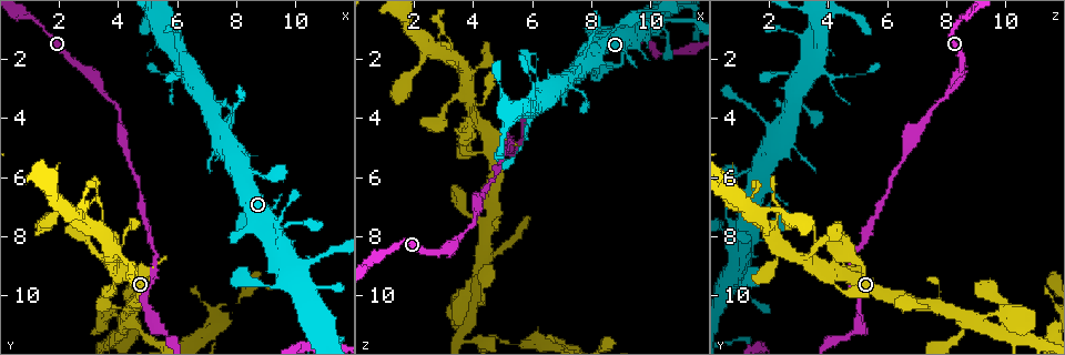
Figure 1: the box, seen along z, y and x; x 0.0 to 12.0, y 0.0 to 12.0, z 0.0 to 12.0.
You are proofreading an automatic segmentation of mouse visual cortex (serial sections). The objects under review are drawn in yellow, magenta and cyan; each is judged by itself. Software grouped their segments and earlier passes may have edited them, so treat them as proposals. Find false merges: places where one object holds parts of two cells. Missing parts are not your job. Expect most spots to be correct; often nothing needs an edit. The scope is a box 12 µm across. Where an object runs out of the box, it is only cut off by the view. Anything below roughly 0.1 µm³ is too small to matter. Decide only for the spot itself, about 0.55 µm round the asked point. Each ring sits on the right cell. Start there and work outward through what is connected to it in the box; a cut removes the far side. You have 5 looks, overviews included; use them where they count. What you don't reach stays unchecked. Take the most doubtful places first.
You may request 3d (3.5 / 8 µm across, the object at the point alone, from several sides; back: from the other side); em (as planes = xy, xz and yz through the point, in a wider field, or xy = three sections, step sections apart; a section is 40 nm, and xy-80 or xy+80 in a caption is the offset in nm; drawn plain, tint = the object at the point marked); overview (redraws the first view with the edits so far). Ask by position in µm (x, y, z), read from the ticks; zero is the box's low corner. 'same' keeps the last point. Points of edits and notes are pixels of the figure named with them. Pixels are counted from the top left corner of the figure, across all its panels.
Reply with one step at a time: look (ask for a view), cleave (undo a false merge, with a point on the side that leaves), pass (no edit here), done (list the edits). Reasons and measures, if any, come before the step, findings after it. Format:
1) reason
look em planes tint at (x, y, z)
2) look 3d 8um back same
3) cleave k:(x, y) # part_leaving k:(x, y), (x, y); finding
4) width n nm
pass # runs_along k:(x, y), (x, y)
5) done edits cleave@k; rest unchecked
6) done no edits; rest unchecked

side arm on a straight run
look 3d 3.5um at (4.6, 10.4, 7.7)

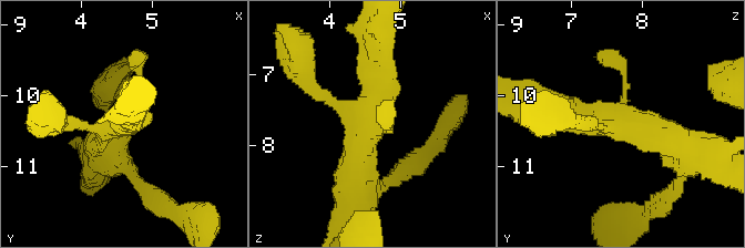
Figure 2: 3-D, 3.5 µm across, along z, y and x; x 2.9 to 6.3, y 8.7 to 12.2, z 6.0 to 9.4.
look em xy step 5 tint at (4.60, 10.35, 7.60)

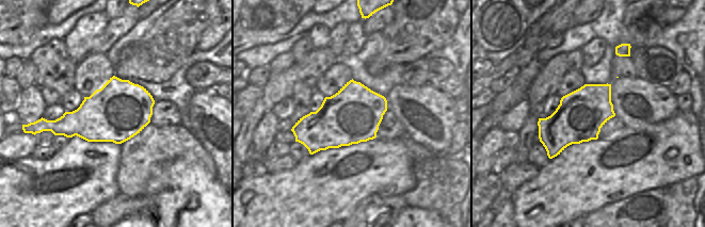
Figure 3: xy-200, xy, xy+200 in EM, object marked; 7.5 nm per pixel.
width 420 nm
pass # runs_along 2:(543, 110), (629, 120), (677, 140); all the same cell

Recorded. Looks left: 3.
sharp bend
look 3d 3.5um at (4.0, 11.3, 10.2)

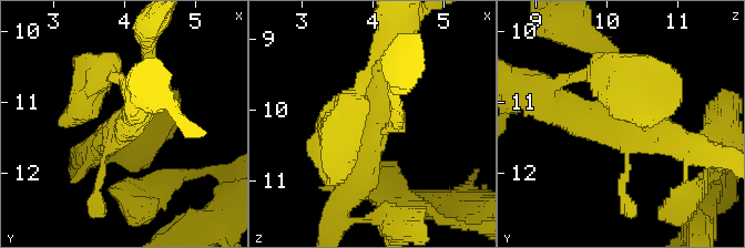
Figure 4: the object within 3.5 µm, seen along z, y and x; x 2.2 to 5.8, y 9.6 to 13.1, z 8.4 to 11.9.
look em xy step 3 tint at (4.05, 11.35, 10.20)

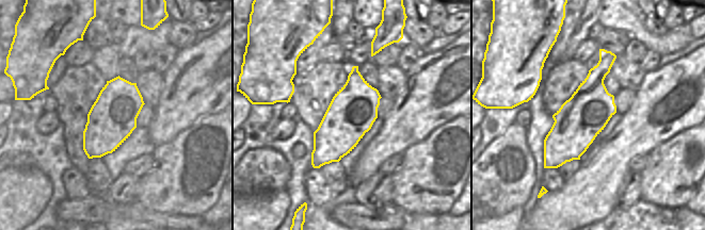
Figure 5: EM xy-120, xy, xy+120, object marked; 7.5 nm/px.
pass # runs_along 5:(602, 51), (591, 107), (546, 165); all the same cell

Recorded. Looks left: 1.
done no edits; rest unchecked

